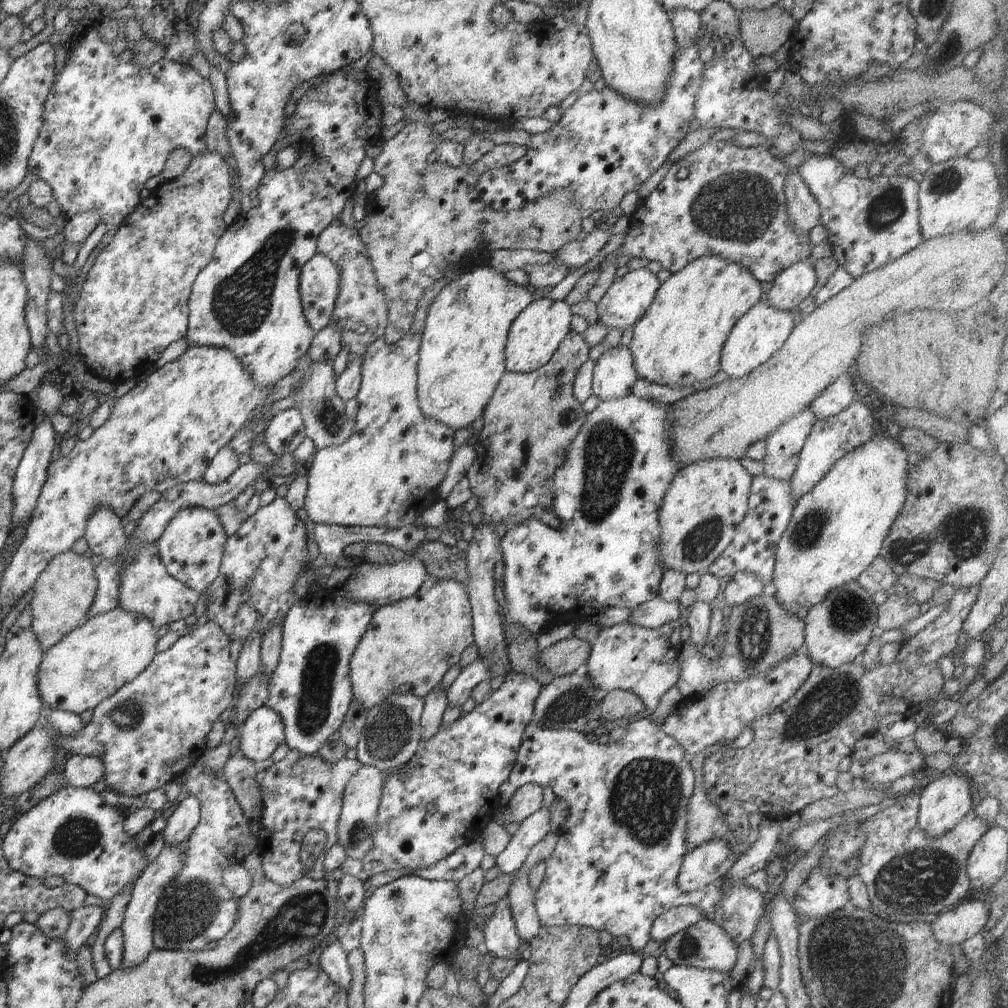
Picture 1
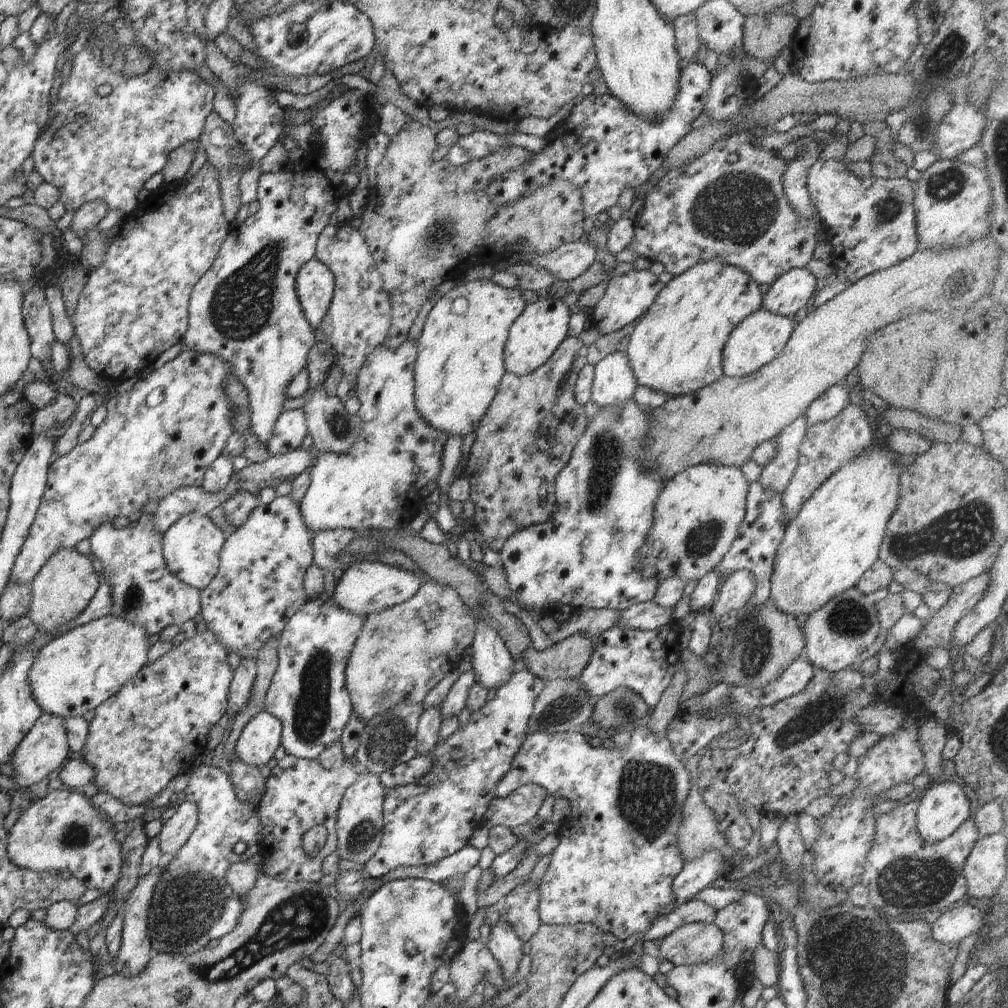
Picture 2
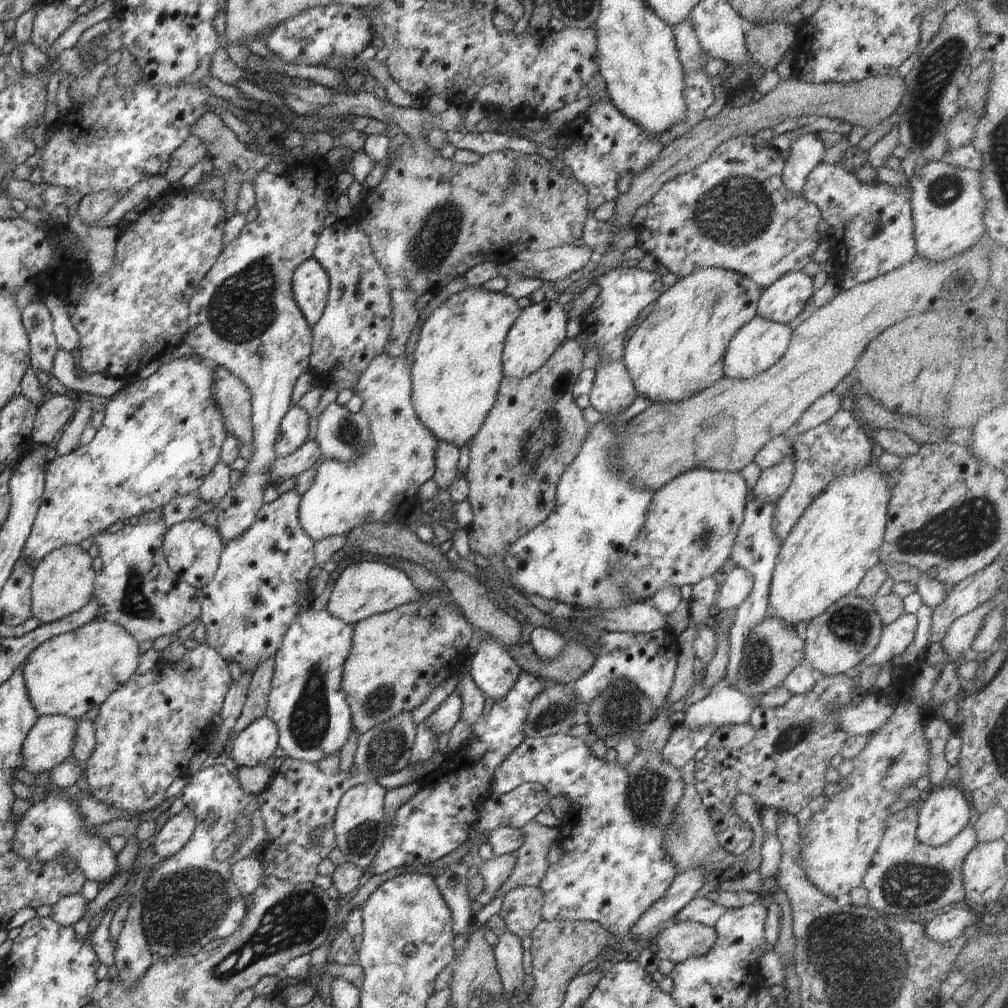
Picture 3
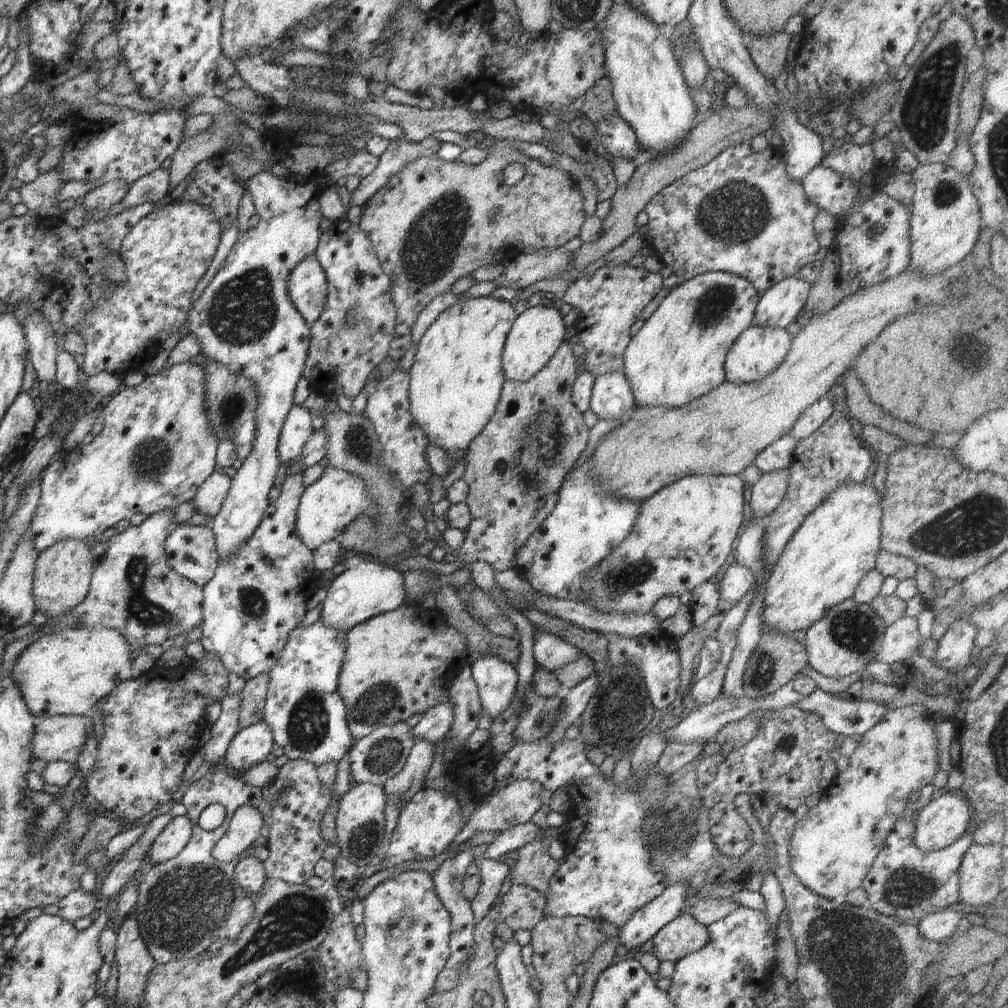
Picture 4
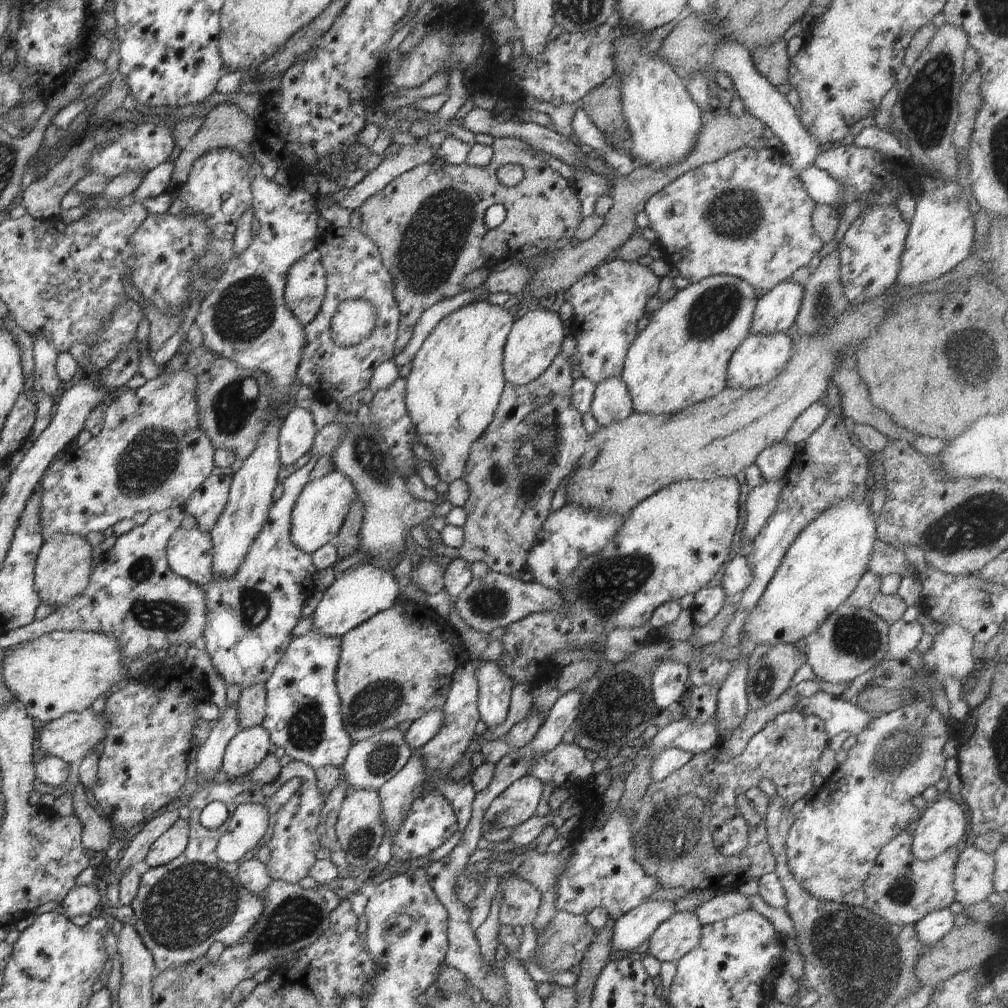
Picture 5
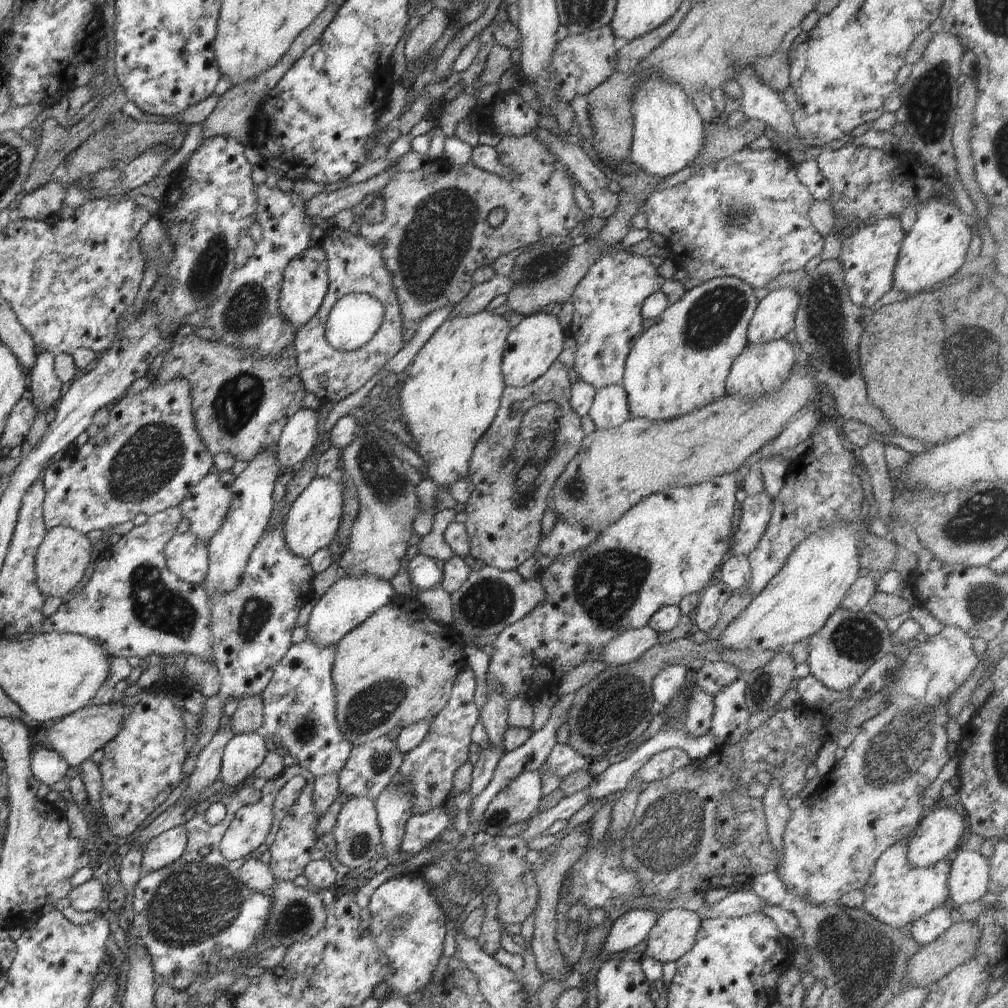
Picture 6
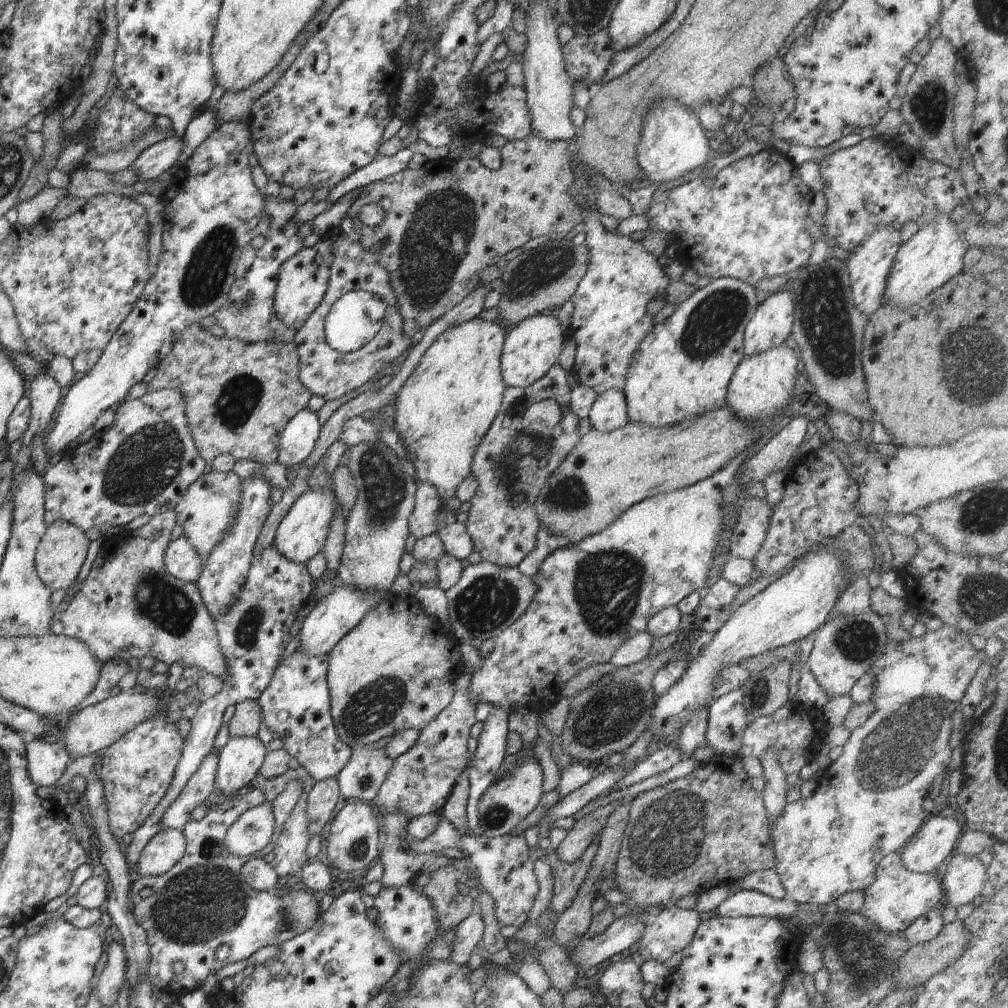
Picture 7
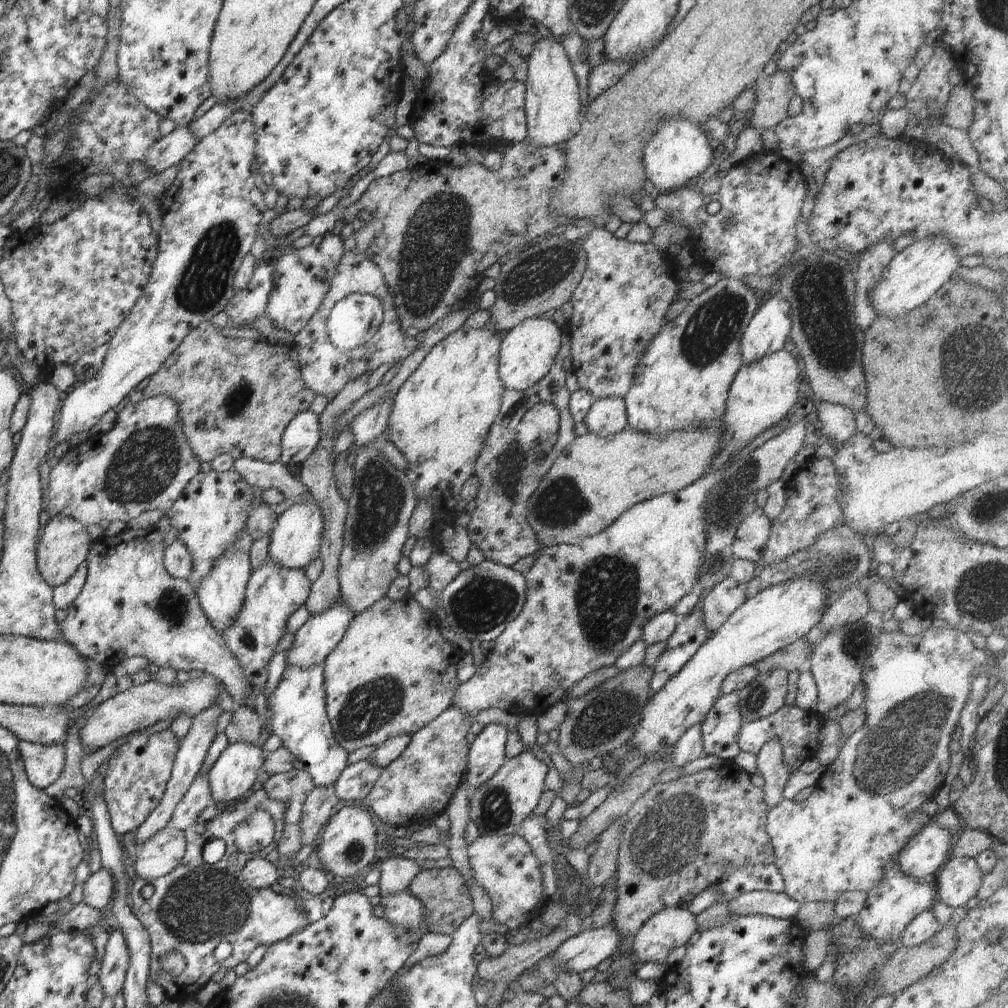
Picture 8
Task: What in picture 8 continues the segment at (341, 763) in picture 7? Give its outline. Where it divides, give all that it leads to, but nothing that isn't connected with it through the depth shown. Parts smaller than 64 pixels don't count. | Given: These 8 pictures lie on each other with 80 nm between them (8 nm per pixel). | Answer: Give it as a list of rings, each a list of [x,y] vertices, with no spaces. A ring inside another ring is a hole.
[[[323,662],[301,669],[288,665],[279,685],[267,698],[271,710],[271,732],[276,734],[296,760],[305,764],[316,787],[333,785],[348,764],[348,753],[337,743],[327,715],[323,687]]]

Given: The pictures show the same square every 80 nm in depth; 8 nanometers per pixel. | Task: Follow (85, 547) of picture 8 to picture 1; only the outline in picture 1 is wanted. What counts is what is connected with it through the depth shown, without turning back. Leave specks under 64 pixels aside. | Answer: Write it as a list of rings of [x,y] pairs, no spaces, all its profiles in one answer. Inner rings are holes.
[[[69,550],[57,554],[38,575],[30,602],[32,628],[42,651],[59,643],[63,636],[83,625],[97,592],[95,566],[86,555]]]

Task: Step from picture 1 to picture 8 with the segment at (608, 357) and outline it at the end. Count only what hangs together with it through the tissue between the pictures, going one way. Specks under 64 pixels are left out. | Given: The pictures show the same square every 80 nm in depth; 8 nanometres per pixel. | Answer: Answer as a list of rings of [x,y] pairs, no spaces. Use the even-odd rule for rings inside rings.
[[[614,397],[595,400],[584,419],[589,432],[605,438],[628,428],[625,405],[624,400]]]

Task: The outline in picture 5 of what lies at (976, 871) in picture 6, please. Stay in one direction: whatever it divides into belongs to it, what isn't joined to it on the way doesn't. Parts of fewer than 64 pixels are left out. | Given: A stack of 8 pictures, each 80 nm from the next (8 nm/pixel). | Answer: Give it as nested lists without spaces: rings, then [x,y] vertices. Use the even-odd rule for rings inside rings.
[[[966,846],[958,853],[953,887],[956,902],[964,907],[986,900],[994,892],[995,858],[976,846]]]

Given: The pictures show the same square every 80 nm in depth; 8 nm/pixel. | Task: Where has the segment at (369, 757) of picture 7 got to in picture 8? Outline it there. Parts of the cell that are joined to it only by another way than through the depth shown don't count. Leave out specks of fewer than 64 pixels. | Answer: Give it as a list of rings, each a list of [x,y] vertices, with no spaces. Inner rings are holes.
[[[369,758],[346,767],[333,784],[339,800],[362,800],[381,775],[381,768],[373,765]]]

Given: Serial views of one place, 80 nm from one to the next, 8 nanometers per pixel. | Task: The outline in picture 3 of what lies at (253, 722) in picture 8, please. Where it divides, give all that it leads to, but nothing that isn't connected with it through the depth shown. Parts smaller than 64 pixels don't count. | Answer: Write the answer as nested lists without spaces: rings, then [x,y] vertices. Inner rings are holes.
[[[263,659],[253,672],[248,685],[248,692],[240,713],[235,722],[234,736],[242,732],[251,722],[265,716],[267,696],[271,687],[271,680],[275,669],[275,659]]]

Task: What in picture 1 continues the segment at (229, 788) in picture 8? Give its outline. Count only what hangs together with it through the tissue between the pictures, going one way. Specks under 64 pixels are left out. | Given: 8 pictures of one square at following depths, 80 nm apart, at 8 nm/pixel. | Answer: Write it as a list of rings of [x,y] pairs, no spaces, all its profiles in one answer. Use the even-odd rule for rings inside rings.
[[[257,708],[243,722],[235,740],[235,751],[256,762],[266,760],[285,743],[284,723],[282,718],[271,708]]]

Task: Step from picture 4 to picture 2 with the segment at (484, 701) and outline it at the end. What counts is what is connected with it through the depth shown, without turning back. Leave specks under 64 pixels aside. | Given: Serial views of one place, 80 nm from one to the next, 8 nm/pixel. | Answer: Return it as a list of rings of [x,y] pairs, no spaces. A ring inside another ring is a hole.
[[[476,619],[476,624],[471,644],[475,682],[488,690],[501,689],[515,672],[526,670],[525,664],[514,660],[502,637],[494,629],[479,619]]]

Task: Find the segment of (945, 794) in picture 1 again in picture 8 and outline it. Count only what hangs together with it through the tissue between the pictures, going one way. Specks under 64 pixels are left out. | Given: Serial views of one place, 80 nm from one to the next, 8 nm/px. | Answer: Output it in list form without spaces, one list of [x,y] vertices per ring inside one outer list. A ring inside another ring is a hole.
[[[932,820],[904,845],[895,859],[904,874],[917,879],[934,879],[950,858],[952,842],[948,830]]]

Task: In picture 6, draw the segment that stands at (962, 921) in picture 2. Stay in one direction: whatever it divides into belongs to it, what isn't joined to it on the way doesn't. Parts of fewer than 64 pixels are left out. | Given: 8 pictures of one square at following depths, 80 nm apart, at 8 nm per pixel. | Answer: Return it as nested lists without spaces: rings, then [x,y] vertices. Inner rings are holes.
[[[937,908],[910,924],[910,933],[918,944],[926,945],[942,936],[952,924],[950,911]]]

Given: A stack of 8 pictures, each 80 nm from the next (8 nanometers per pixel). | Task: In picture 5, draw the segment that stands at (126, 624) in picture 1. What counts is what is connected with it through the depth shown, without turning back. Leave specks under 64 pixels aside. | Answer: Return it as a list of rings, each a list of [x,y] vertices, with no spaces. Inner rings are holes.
[[[82,630],[55,631],[4,650],[2,680],[12,692],[13,698],[26,708],[28,716],[33,720],[48,723],[66,714],[90,709],[100,695],[108,692],[114,684],[126,680],[129,672],[122,666],[123,659],[120,642],[114,636],[102,632],[82,632]]]

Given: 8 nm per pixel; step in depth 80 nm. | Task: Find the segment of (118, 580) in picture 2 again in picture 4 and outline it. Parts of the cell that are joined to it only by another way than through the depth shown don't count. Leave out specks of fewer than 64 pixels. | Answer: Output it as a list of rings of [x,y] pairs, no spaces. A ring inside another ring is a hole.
[[[172,509],[162,510],[162,512],[154,512],[142,522],[141,525],[131,525],[126,531],[112,536],[108,544],[108,549],[97,561],[97,565],[91,574],[91,583],[89,586],[88,594],[84,597],[84,600],[77,604],[72,610],[66,612],[68,615],[72,615],[77,621],[78,626],[87,627],[88,629],[96,627],[104,627],[109,629],[116,629],[126,639],[126,642],[130,645],[131,652],[143,649],[144,646],[152,646],[152,644],[164,644],[166,640],[170,638],[176,638],[180,634],[186,634],[193,628],[200,626],[203,621],[203,590],[197,584],[194,584],[191,580],[180,576],[175,570],[172,570],[166,562],[167,552],[165,551],[165,542],[170,533],[180,525],[176,520],[175,512]]]

